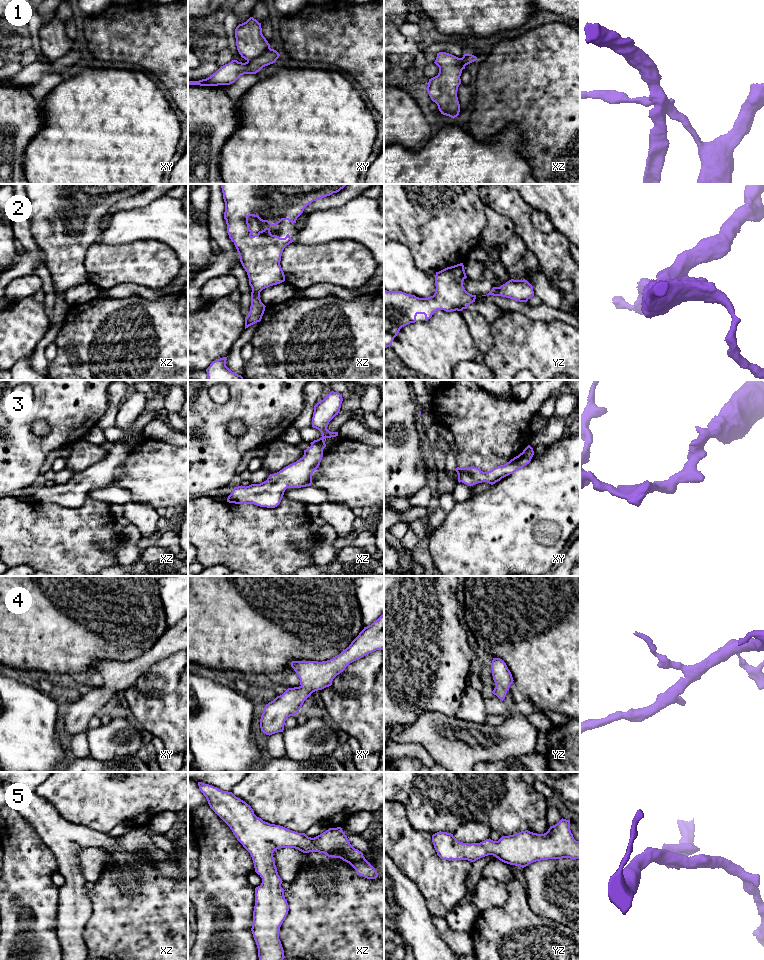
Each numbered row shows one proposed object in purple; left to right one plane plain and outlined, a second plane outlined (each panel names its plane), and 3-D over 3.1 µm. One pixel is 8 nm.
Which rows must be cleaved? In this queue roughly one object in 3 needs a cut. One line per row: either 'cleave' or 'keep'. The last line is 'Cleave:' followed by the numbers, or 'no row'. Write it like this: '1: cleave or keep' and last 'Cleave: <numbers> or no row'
1: cleave
2: keep
3: keep
4: keep
5: keep
Cleave: 1

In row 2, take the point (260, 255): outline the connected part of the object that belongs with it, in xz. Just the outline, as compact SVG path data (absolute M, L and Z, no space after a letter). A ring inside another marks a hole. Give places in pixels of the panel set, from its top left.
M221 184L223 199L225 202L224 219L227 224L227 233L234 243L240 257L240 262L247 272L249 285L252 288L250 312L245 317L245 329L260 322L265 311L265 305L261 302L260 292L273 285L285 281L285 275L280 261L284 248L294 242L290 235L280 238L272 235L270 228L259 231L252 236L249 229L248 217L257 217L270 226L275 226L282 220L296 223L297 218L304 209L313 201L339 192L347 184Z

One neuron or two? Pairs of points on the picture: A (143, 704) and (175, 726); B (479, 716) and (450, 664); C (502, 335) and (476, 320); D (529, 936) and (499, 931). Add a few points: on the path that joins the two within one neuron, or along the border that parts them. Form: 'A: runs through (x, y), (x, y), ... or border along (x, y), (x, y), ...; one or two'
A: runs through (151, 712), (167, 718); one
B: border along (467, 684), (463, 691), (461, 705), (456, 711); two
C: border along (491, 325), (493, 345), (487, 352); two
D: runs through (522, 936), (506, 936); one

